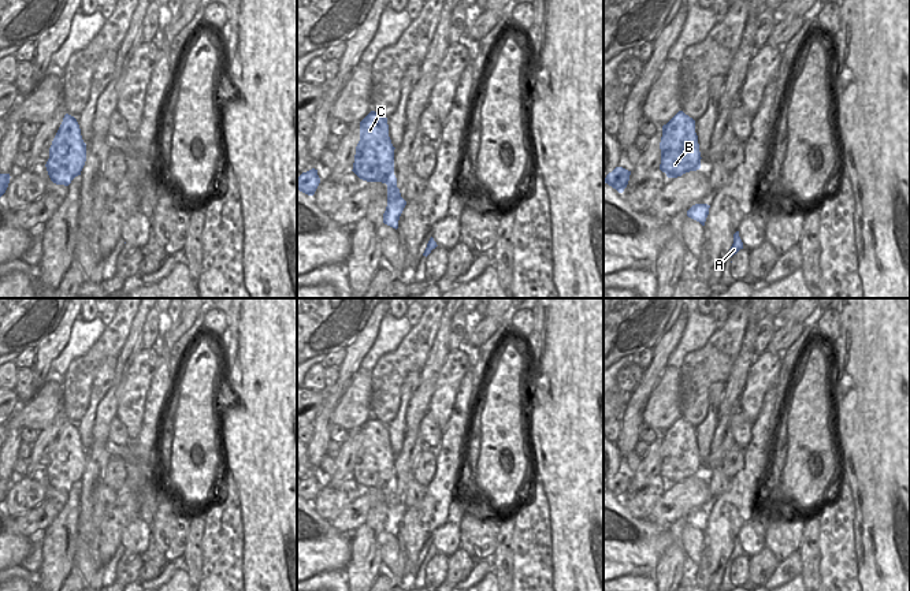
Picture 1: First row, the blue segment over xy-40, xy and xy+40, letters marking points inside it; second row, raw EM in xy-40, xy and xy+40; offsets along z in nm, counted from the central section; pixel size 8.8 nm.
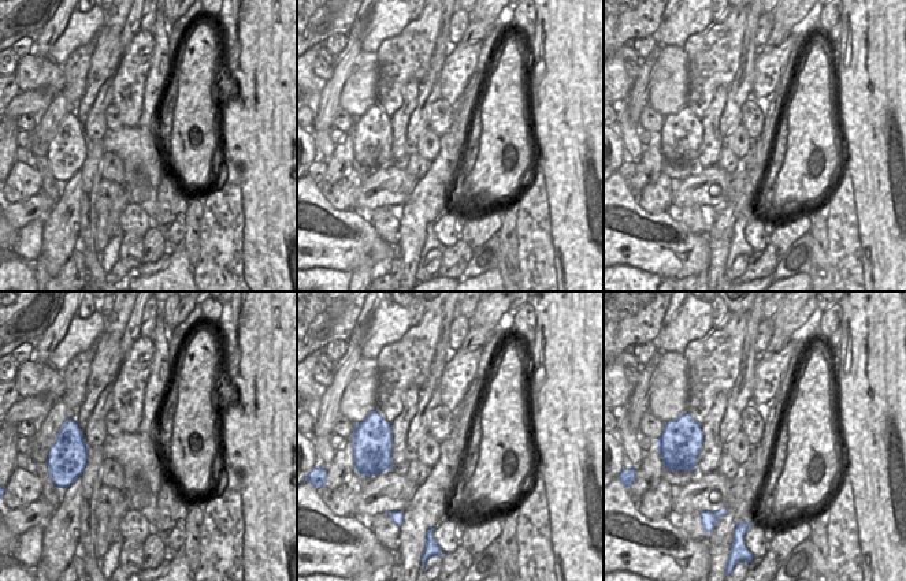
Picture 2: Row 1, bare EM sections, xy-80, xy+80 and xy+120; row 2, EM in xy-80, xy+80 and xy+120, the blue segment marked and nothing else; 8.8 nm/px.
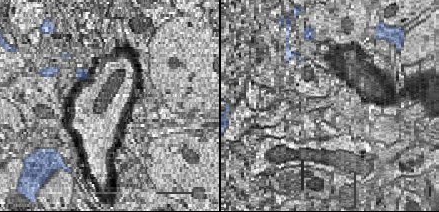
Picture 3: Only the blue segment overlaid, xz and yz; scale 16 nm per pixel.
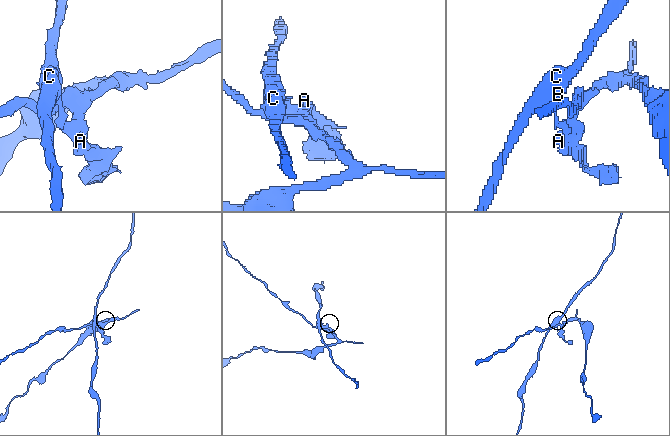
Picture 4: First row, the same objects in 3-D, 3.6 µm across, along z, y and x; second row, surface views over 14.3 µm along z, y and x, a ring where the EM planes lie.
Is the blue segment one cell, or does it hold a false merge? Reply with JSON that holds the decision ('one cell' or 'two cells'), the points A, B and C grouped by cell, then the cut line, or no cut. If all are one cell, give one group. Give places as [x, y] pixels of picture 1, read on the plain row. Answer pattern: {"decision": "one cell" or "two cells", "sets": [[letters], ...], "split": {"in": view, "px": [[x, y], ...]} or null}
{"decision": "two cells", "sets": [["A"], ["B", "C"]], "split": {"in": "xy", "px": [[400, 502], [387, 506]]}}

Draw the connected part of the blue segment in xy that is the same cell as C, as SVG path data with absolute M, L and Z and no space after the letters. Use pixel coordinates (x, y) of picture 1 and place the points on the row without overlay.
M371 417L360 428L360 447L352 477L363 487L386 490L387 506L401 503L394 482L394 456L387 424Z

